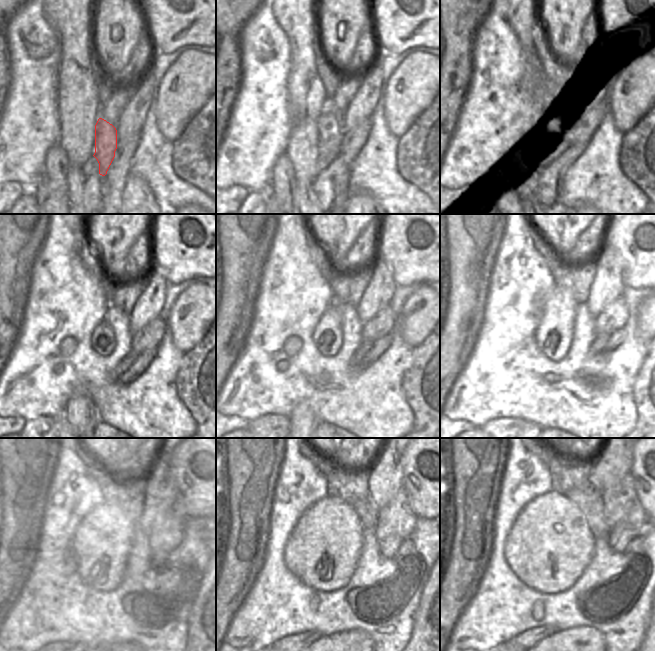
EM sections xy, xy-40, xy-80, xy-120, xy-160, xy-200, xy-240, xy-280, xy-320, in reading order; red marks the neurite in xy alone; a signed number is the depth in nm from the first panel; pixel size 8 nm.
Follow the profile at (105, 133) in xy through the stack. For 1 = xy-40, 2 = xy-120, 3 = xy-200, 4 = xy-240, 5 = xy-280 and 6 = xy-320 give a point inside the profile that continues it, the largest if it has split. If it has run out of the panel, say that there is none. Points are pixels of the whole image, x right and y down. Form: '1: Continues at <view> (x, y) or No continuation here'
1: Continues at xy-40 (330, 136)
2: Continues at xy-120 (102, 339)
3: Continues at xy-200 (553, 336)
4: Continues at xy-240 (100, 551)
5: Continues at xy-280 (323, 550)
6: Continues at xy-320 (550, 544)

